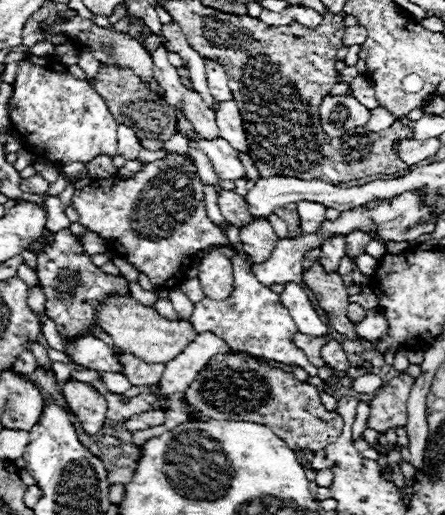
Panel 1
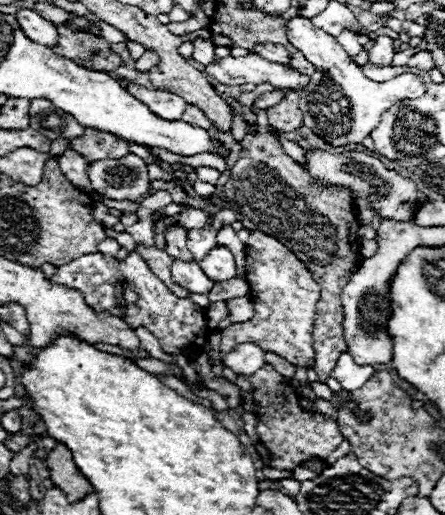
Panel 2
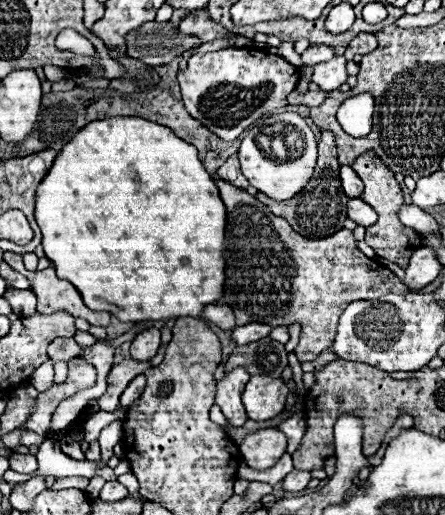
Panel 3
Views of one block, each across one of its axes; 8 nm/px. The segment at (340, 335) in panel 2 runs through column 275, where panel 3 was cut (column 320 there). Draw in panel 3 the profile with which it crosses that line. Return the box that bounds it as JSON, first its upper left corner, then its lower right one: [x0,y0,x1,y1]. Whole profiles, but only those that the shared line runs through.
[256,130,348,238]

